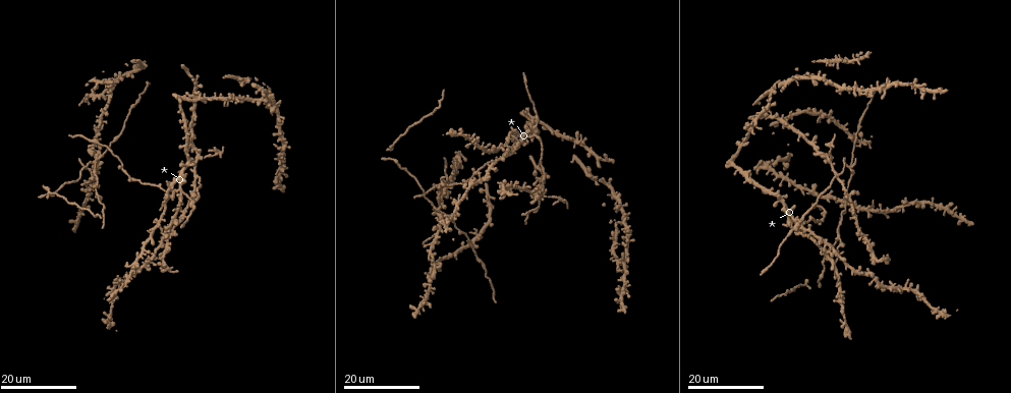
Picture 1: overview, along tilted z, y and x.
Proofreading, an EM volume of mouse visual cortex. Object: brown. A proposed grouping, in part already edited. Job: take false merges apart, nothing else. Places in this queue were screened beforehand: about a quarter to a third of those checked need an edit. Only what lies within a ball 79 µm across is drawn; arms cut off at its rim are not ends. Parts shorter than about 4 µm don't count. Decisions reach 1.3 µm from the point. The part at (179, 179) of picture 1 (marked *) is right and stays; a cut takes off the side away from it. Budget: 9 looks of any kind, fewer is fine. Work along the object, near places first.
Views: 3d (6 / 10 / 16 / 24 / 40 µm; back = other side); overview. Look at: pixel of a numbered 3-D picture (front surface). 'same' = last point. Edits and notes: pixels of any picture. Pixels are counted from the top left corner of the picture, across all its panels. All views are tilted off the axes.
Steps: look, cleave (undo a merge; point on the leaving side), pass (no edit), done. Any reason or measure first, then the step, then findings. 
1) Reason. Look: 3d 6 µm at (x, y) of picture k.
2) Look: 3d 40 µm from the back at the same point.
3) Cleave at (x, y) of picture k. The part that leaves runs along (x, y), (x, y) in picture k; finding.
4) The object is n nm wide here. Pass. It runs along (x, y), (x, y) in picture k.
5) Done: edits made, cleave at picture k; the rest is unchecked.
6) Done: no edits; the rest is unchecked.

A fork. Look: 3d 24 µm at (545, 195) of picture 1.

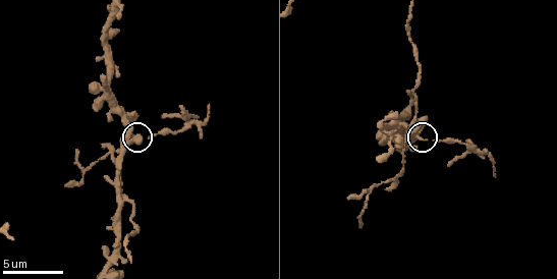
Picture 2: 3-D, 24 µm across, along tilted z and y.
Look: 3d 6 µm at (420, 136) of picture 2.

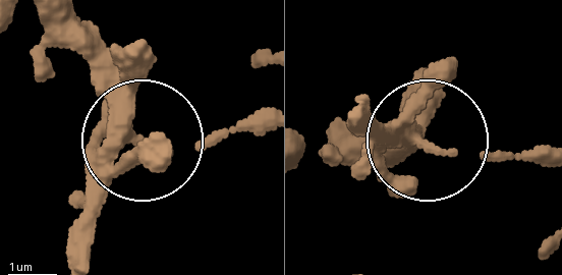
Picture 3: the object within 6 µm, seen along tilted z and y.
Cleave at (226, 130) of picture 3. A second neuron is stuck on.

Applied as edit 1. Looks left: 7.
Four-way junction. Look: 3d 24 µm at (534, 135) of picture 1.

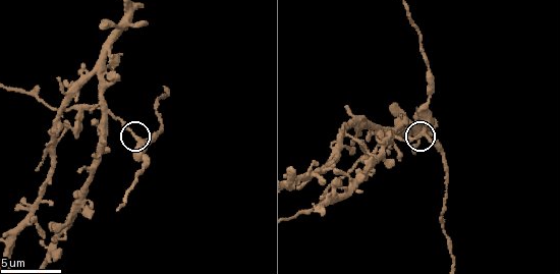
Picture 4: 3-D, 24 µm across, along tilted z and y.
Look: 3d 6 µm at (425, 130) of picture 4.

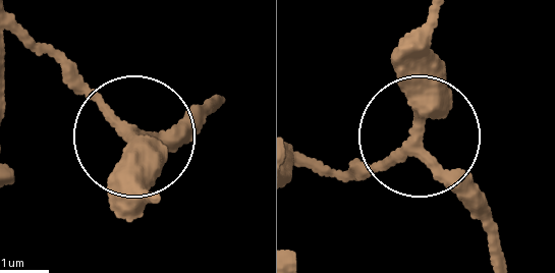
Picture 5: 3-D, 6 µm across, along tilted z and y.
4 arms meet here. Pass. It runs along (307, 162), (342, 171), (412, 146), (424, 126), (422, 26) in picture 5; all the same neuron.

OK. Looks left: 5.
Look: 3d 16 µm at (436, 232) of picture 1.

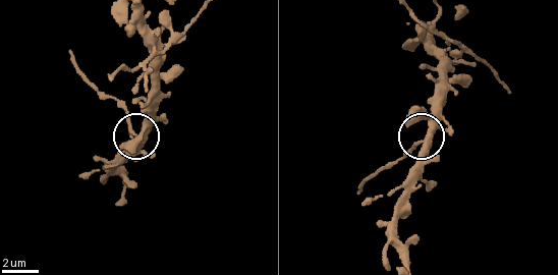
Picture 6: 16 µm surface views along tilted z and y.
Look: 3d 10 µm at (137, 133) of picture 6.

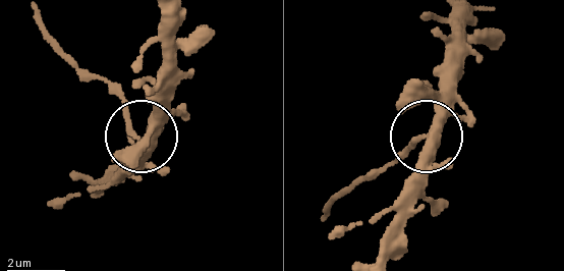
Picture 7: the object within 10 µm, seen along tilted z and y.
Look: 3d 6 µm at (422, 138) of picture 7.

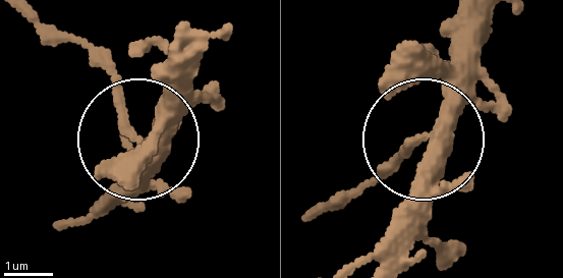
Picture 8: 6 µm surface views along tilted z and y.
The object is 340 nm wide here. Cleave at (102, 67) of picture 8. The part that leaves runs along (132, 126), (99, 61), (39, 16) in picture 8; a second neuron is stuck on.

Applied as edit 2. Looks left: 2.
Done: edits made, cleave at picture 3, cleave at picture 8; the rest is unchecked.

